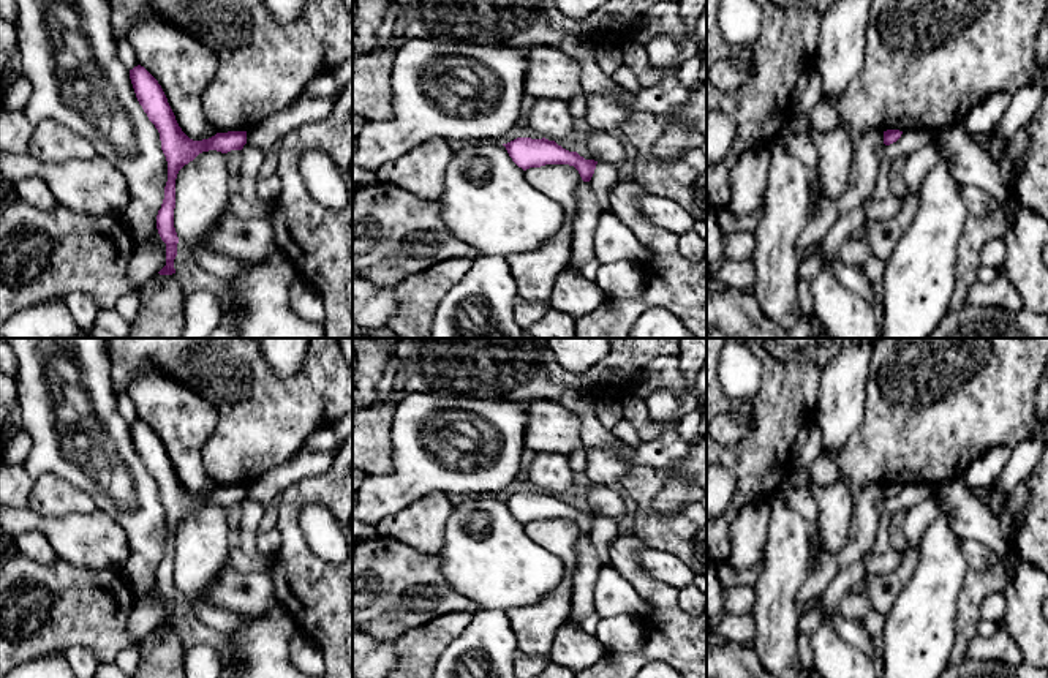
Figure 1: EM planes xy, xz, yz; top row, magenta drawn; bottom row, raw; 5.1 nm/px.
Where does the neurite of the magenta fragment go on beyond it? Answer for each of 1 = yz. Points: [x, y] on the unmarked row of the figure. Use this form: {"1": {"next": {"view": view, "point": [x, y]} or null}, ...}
{"1": {"next": null}}

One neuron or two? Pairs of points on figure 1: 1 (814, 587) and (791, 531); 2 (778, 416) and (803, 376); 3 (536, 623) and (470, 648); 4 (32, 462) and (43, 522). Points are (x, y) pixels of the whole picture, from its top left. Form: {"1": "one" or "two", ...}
{"1": "two", "2": "one", "3": "two", "4": "two"}

